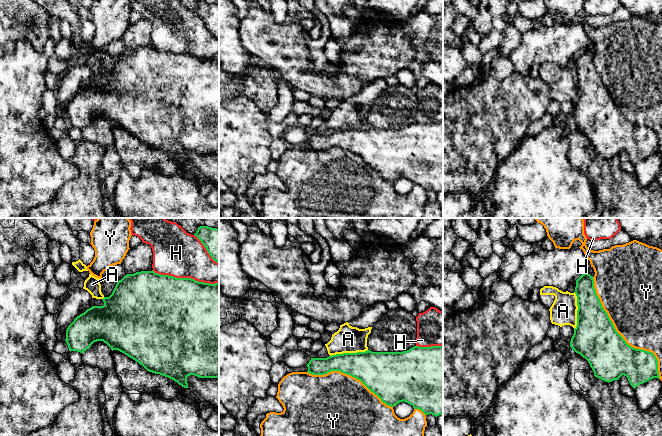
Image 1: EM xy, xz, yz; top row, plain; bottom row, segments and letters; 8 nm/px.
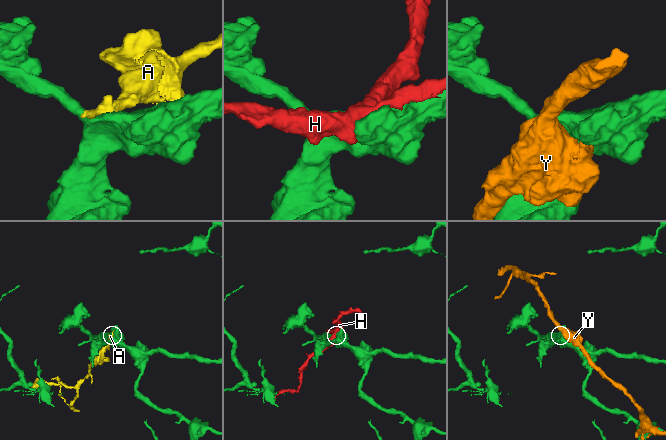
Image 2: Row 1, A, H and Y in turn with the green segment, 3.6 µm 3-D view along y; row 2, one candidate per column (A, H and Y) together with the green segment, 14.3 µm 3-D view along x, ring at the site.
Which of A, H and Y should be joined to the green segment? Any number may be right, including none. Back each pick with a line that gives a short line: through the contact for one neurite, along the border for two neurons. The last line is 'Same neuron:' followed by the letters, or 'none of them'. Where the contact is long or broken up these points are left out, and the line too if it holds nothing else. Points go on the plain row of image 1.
Same neuron: none of them

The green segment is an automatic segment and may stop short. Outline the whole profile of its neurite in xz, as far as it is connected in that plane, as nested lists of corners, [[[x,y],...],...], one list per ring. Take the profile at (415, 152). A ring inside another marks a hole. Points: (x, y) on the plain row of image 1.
[[[443,121],[431,123],[414,122],[403,128],[365,128],[343,129],[327,134],[311,134],[308,149],[325,151],[340,147],[360,156],[383,179],[394,183],[406,178],[425,191],[435,193],[443,190]]]

